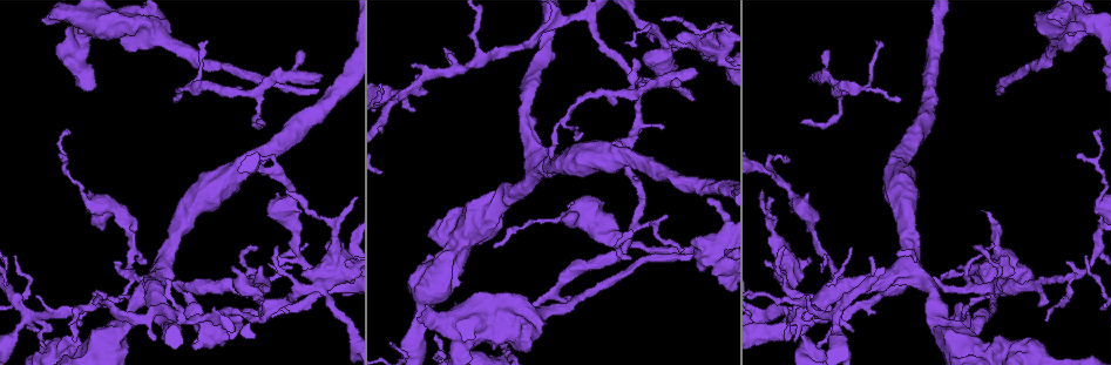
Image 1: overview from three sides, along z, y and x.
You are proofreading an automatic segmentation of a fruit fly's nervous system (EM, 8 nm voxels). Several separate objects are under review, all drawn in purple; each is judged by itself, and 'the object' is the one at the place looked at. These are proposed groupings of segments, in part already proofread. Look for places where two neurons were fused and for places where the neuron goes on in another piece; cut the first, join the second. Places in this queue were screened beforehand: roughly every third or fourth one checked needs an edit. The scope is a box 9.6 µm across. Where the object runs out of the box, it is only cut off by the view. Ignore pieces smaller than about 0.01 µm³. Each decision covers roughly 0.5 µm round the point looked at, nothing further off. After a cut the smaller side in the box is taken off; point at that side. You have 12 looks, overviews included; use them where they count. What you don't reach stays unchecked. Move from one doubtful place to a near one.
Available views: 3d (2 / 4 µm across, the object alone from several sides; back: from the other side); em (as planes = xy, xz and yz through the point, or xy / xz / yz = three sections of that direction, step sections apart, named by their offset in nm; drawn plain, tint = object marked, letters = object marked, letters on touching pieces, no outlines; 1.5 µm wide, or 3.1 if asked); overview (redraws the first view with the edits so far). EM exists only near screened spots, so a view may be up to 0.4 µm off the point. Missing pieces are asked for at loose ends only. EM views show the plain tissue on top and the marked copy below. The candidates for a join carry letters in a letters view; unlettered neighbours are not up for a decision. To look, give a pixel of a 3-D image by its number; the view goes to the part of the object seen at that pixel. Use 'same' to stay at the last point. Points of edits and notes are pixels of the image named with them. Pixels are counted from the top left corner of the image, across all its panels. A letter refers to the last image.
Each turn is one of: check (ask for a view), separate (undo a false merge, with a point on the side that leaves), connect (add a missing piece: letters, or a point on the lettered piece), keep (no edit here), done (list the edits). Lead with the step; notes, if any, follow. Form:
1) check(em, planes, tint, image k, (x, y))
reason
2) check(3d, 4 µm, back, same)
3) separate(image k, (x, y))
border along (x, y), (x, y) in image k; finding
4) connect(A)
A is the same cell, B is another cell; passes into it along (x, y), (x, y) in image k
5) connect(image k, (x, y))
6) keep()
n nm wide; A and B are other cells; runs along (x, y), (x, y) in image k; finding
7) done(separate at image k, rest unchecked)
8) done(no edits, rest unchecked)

check(3d, 2 µm, back, image 1, (444, 356))
free end

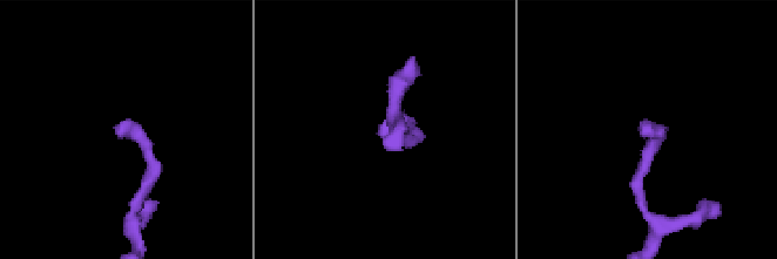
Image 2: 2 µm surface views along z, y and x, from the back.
check(em, planes, letters, image 2, (644, 127))
need the tissue

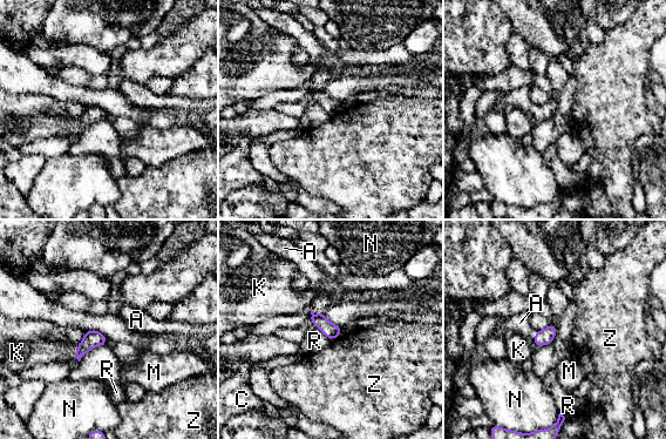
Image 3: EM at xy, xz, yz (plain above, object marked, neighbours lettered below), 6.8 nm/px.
connect(A)
R touches over 140 nm; A is the same cell, C, K, M, N, R and Z are other cells; passes into it along (332, 331), (318, 313), (318, 282) in image 3; the neuron continues

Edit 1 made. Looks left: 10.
check(em, yz, step 8, tint, image 1, (1067, 264))

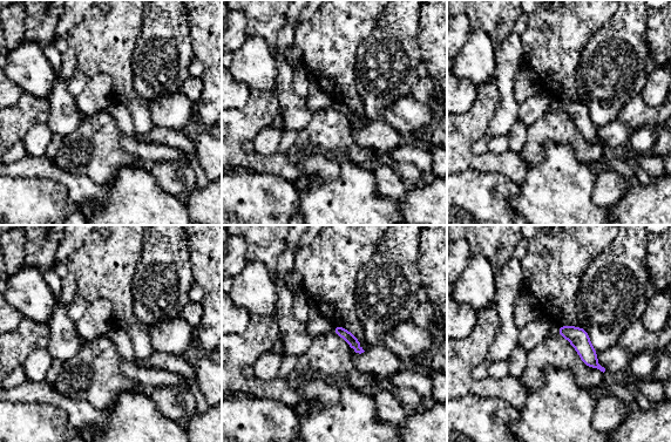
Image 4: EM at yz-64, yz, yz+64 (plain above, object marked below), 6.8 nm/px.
check(em, planes, letters, same)
cut it another way

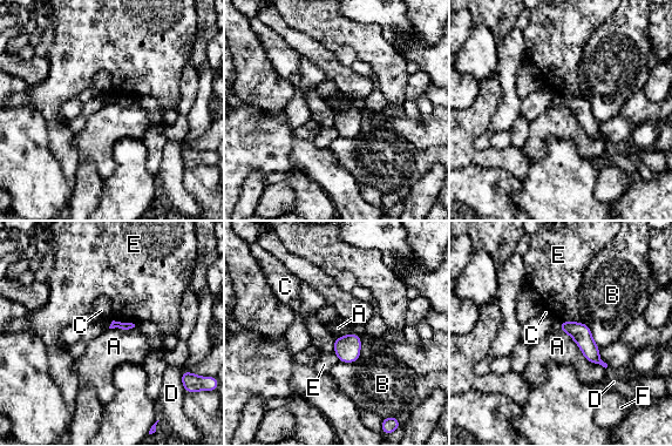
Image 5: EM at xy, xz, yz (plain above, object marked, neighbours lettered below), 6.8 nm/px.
keep()
A, B, C, D, E and F are other cells; runs along (562, 324), (586, 344), (597, 360) in image 5; none of them fits

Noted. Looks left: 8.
check(3d, 4 µm, image 1, (36, 329))
thin end

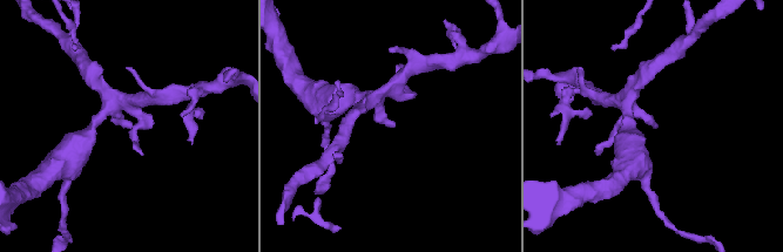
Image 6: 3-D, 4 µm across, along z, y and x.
check(em, planes, letters, image 6, (394, 125))
now the EM

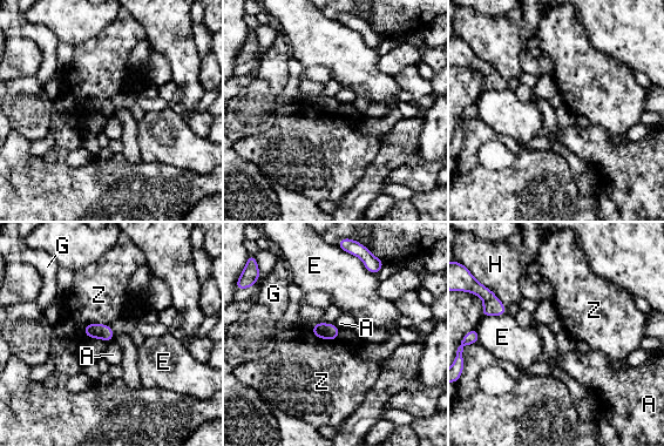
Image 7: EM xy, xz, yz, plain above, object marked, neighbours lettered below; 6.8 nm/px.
keep()
A, E, G, H and Z are other cells; border along (109, 324), (86, 325) in image 7; none of them fits

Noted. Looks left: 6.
check(3d, 2 µm, image 1, (690, 99))
free end

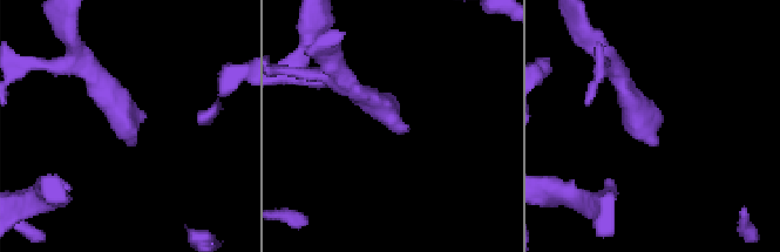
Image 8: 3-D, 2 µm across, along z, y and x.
check(em, planes, letters, image 8, (654, 146))
need the tissue

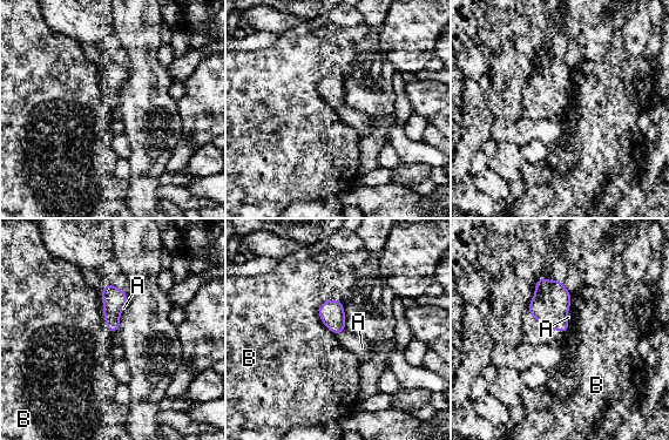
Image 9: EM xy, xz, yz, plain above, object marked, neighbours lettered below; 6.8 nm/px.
connect(A)
A is the same cell, B is another cell; the neuron continues

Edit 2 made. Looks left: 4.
check(em, planes, letters, image 1, (943, 273))
an open end

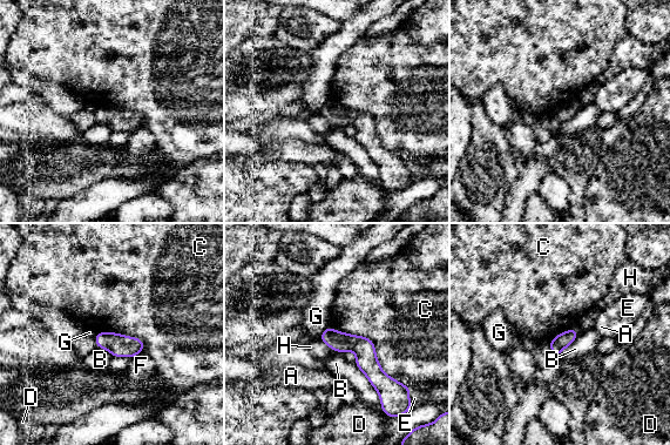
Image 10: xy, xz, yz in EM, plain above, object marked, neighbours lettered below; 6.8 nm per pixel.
keep()
110 nm wide; A, B, C, D, E, F, G and H are other cells; border along (329, 324), (366, 336), (396, 379) in image 10; none of them fits

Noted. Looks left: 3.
done(connect at image 3, connect at image 9, rest unchecked)

